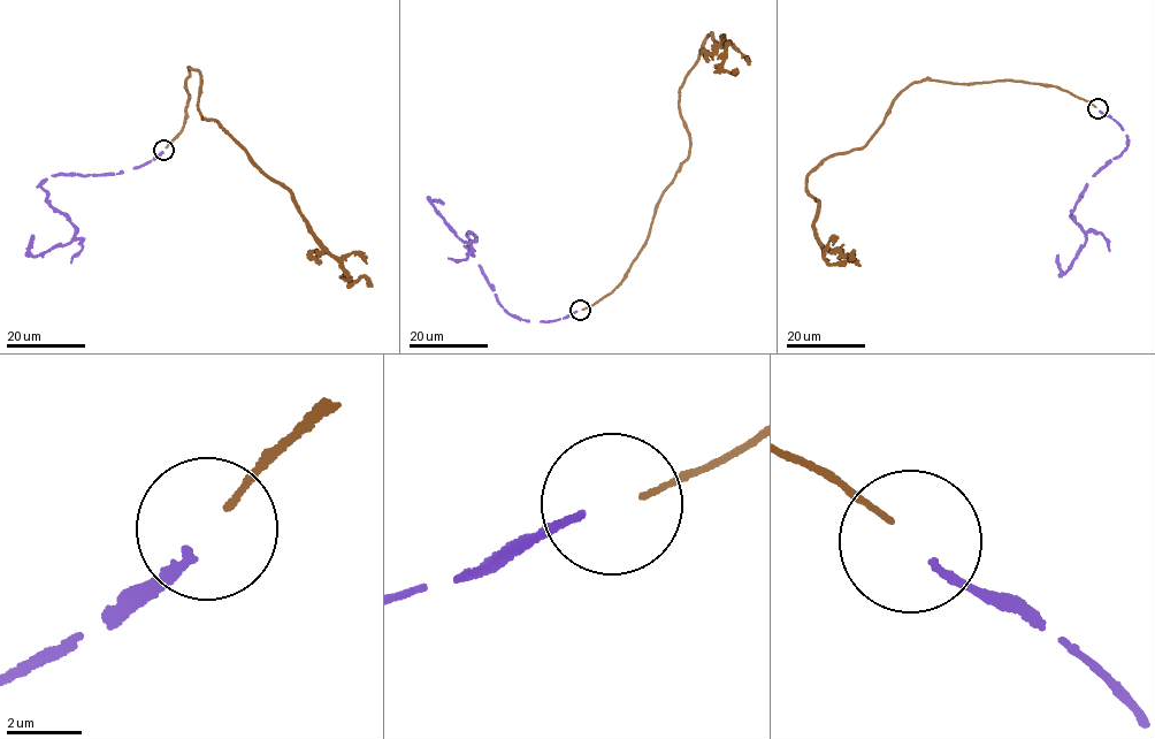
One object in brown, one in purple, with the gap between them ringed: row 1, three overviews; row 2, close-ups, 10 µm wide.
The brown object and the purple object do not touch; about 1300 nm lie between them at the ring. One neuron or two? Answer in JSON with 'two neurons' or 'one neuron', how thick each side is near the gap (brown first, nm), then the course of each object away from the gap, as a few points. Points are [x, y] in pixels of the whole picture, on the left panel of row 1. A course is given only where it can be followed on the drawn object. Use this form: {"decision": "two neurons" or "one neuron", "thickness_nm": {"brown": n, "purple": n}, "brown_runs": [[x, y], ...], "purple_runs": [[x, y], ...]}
{"decision": "two neurons", "thickness_nm": {"brown": 150, "purple": 240}, "brown_runs": [[166, 147], [197, 70], [200, 116], [289, 190], [349, 280], [372, 287]], "purple_runs": [[162, 151], [112, 174], [52, 175], [40, 184], [46, 202], [64, 214], [74, 236], [35, 256], [31, 235]]}

